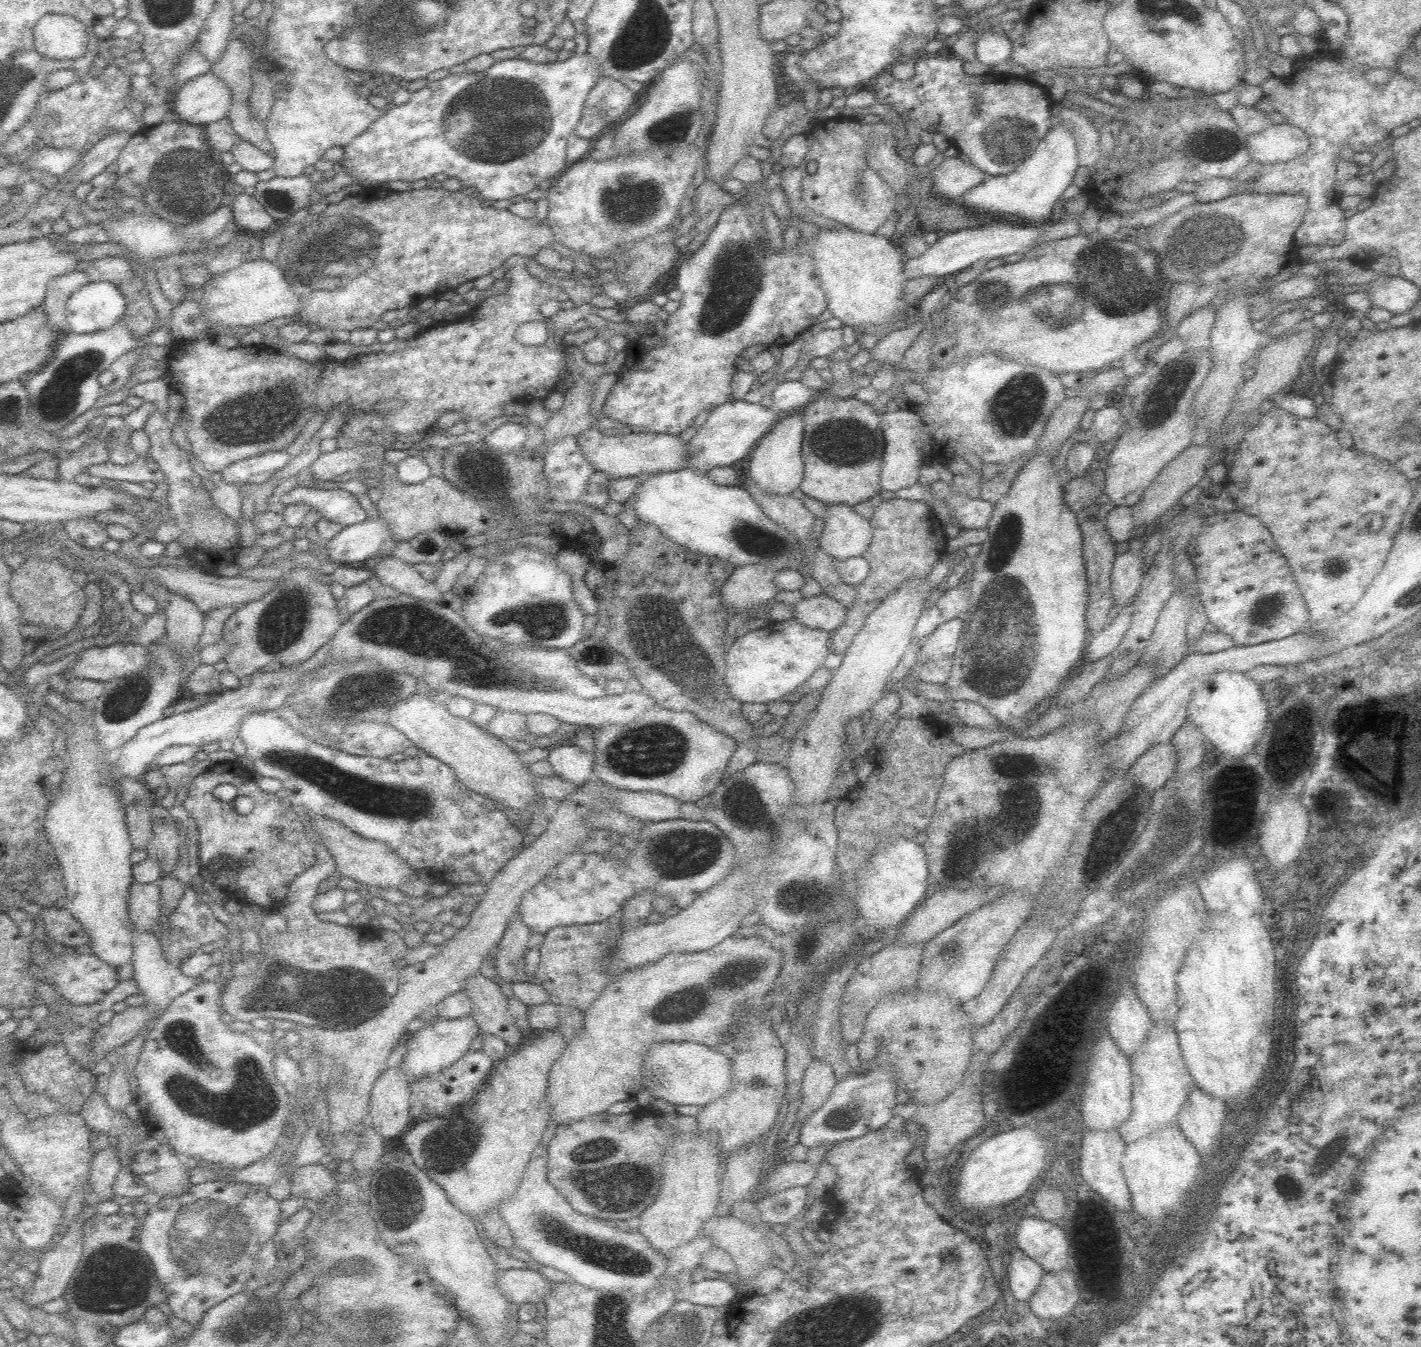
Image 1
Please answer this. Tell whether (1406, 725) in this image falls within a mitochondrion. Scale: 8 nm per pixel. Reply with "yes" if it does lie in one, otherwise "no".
yes

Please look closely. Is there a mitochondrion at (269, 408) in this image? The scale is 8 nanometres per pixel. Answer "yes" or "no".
yes

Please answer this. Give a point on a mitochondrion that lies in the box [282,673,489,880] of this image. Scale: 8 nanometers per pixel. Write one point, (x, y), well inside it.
(368, 693)

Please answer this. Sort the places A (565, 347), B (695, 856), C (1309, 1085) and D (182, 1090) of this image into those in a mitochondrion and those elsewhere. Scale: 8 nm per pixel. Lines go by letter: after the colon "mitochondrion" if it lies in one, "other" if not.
A: other
B: mitochondrion
C: other
D: mitochondrion

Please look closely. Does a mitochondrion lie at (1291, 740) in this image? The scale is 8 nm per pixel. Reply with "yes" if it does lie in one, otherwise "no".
no

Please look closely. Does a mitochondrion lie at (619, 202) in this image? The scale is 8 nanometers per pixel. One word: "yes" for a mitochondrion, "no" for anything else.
yes

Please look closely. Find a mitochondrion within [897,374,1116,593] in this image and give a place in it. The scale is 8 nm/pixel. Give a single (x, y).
(1017, 401)

